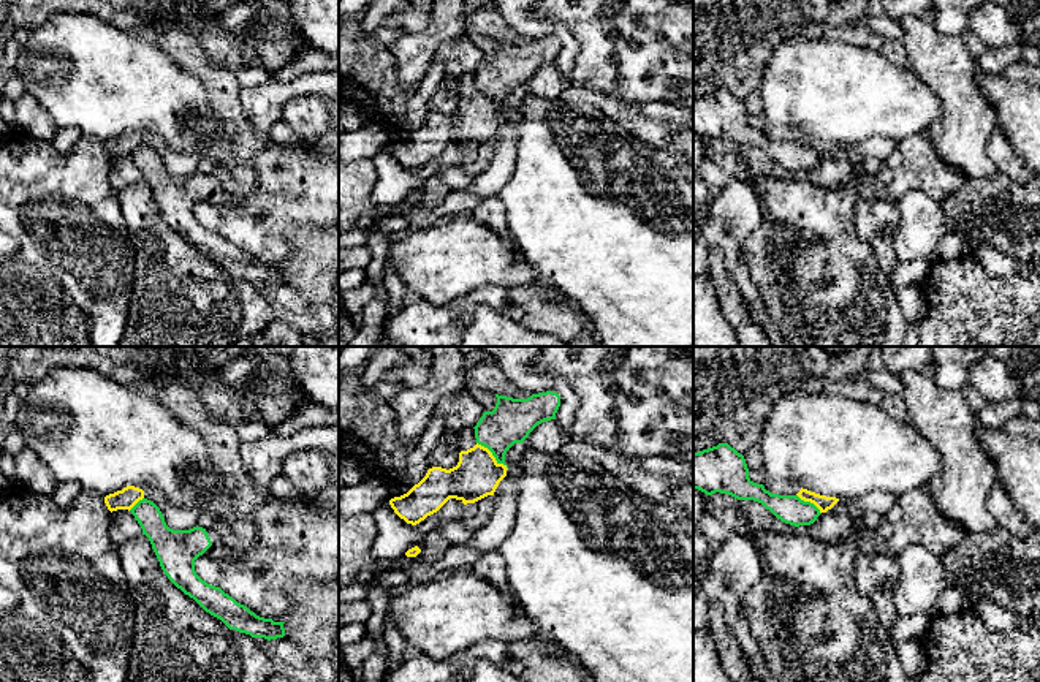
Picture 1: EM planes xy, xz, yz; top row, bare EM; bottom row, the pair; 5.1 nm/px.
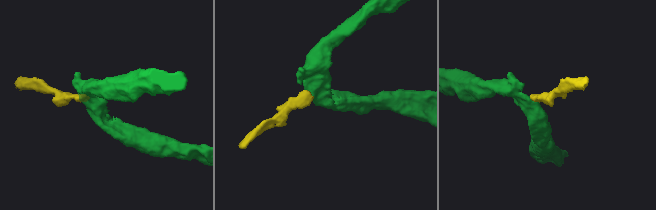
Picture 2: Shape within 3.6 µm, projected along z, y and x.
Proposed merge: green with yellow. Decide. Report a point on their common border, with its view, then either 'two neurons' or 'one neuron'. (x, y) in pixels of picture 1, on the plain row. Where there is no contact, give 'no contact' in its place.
meets green in xz at (493, 100); two neurons

